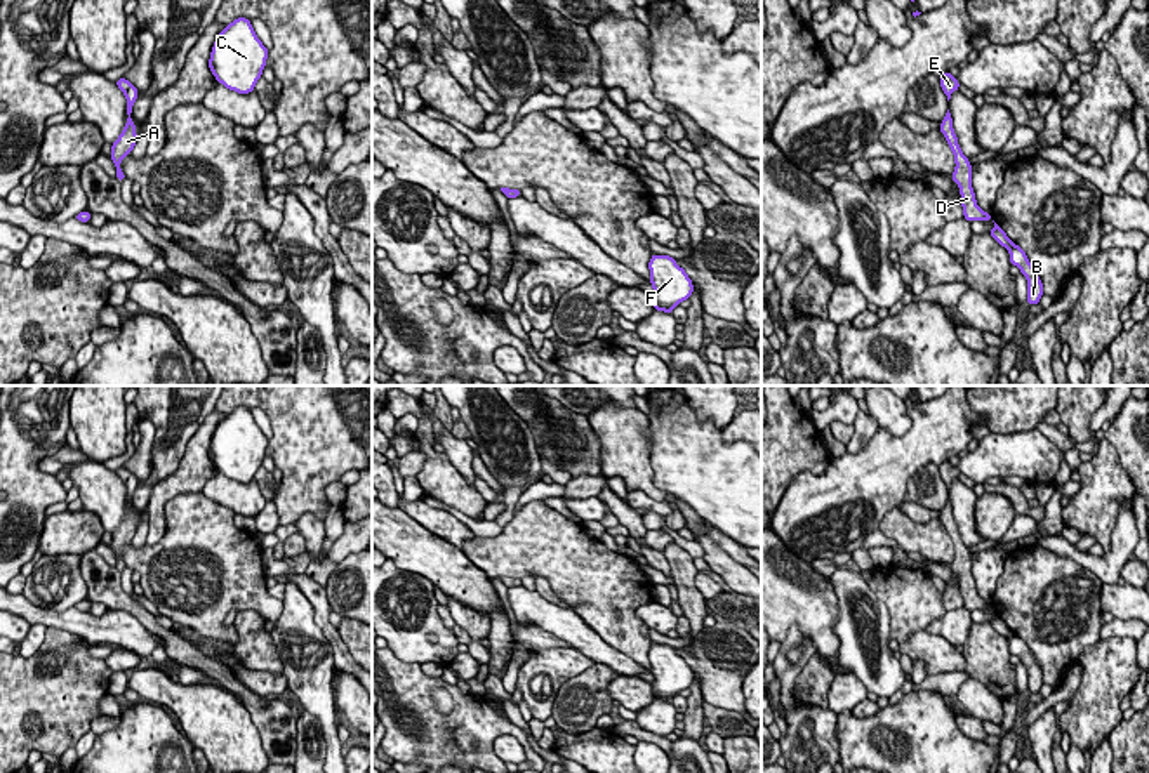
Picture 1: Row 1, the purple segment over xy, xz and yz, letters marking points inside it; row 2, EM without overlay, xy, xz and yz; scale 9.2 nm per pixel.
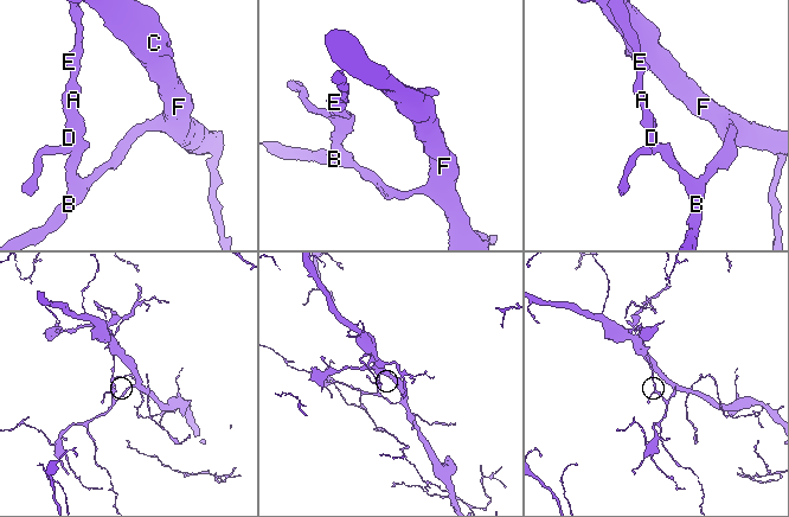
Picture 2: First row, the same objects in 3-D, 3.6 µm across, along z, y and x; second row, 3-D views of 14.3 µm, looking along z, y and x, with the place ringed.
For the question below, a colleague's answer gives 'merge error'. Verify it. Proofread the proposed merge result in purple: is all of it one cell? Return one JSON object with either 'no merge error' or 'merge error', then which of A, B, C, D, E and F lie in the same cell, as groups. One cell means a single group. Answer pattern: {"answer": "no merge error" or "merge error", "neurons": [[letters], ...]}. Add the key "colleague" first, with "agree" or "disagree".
{"colleague": "disagree", "answer": "no merge error", "neurons": [["A", "B", "C", "D", "E", "F"]]}

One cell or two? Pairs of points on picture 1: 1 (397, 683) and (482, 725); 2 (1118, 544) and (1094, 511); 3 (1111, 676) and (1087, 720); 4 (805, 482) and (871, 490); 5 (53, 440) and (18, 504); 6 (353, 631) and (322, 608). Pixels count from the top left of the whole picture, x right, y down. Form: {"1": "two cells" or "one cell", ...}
{"1": "one cell", "2": "two cells", "3": "one cell", "4": "one cell", "5": "one cell", "6": "two cells"}

